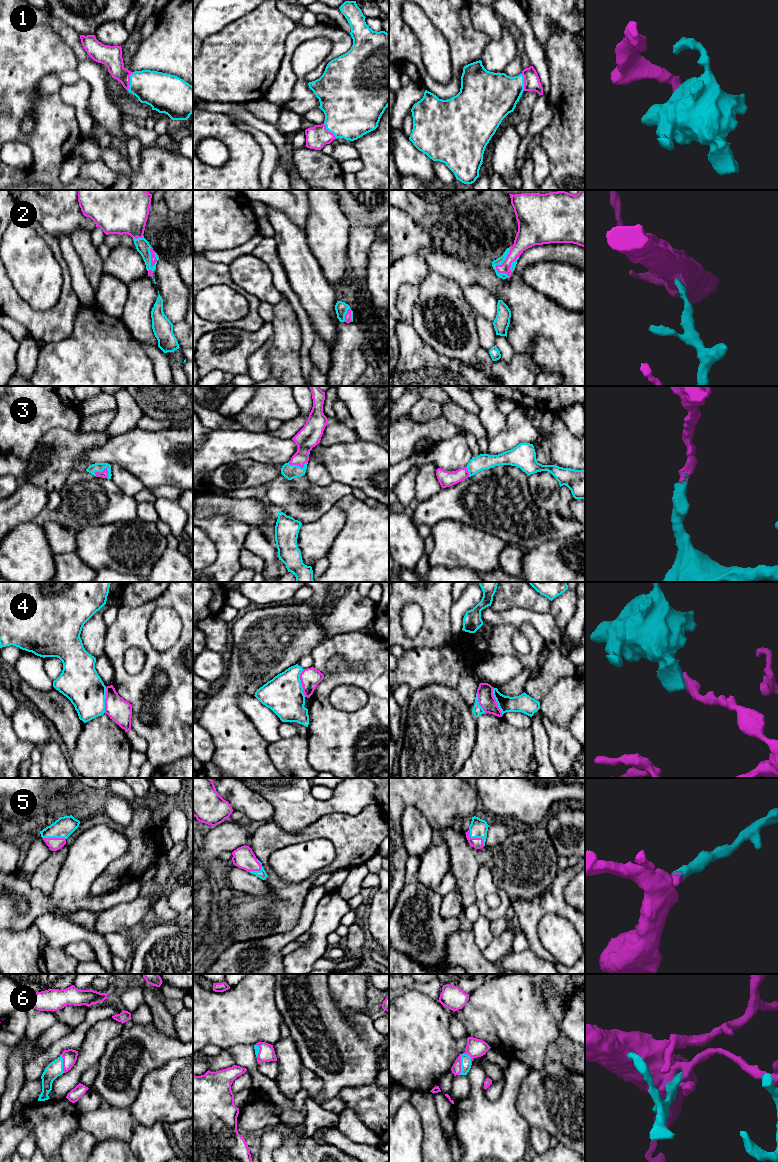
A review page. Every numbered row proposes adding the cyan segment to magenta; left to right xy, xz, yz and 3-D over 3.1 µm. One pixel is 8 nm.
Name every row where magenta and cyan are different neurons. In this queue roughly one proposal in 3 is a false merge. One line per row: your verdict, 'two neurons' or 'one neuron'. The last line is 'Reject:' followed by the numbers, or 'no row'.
1: one neuron
2: one neuron
3: one neuron
4: two neurons
5: one neuron
6: one neuron
Reject: 4

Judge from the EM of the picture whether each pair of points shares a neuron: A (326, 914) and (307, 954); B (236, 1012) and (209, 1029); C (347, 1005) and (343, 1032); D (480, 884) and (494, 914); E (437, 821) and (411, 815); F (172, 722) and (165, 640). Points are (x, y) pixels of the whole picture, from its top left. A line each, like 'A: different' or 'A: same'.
A: same
B: same
C: different
D: same
E: different
F: different

